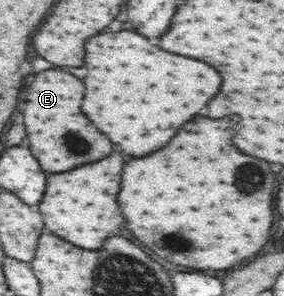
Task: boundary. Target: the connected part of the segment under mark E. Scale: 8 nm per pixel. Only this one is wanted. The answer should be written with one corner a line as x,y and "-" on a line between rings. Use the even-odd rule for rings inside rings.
49,69
35,75
33,83
25,89
25,109
23,119
27,127
27,139
29,149
35,155
35,159
41,163
43,171
49,173
63,173
77,165
99,161
107,155
111,155
113,149
117,149
105,135
97,131
97,127
81,113
81,107
75,107
75,101
81,101
85,93
83,81
75,75
69,75
65,71
-
71,139
81,139
87,143
87,149
75,149

